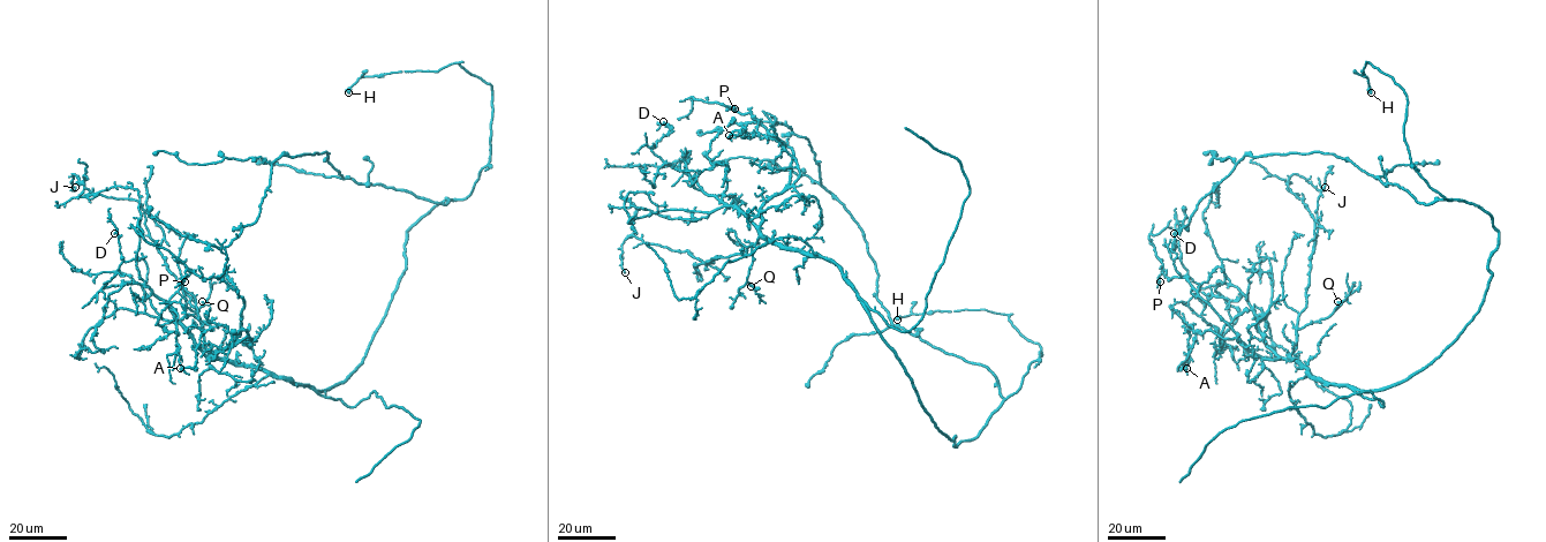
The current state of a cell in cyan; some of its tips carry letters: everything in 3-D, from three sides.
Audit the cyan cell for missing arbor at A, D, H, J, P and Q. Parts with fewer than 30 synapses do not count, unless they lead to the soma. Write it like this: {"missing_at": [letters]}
{"missing_at": []}

